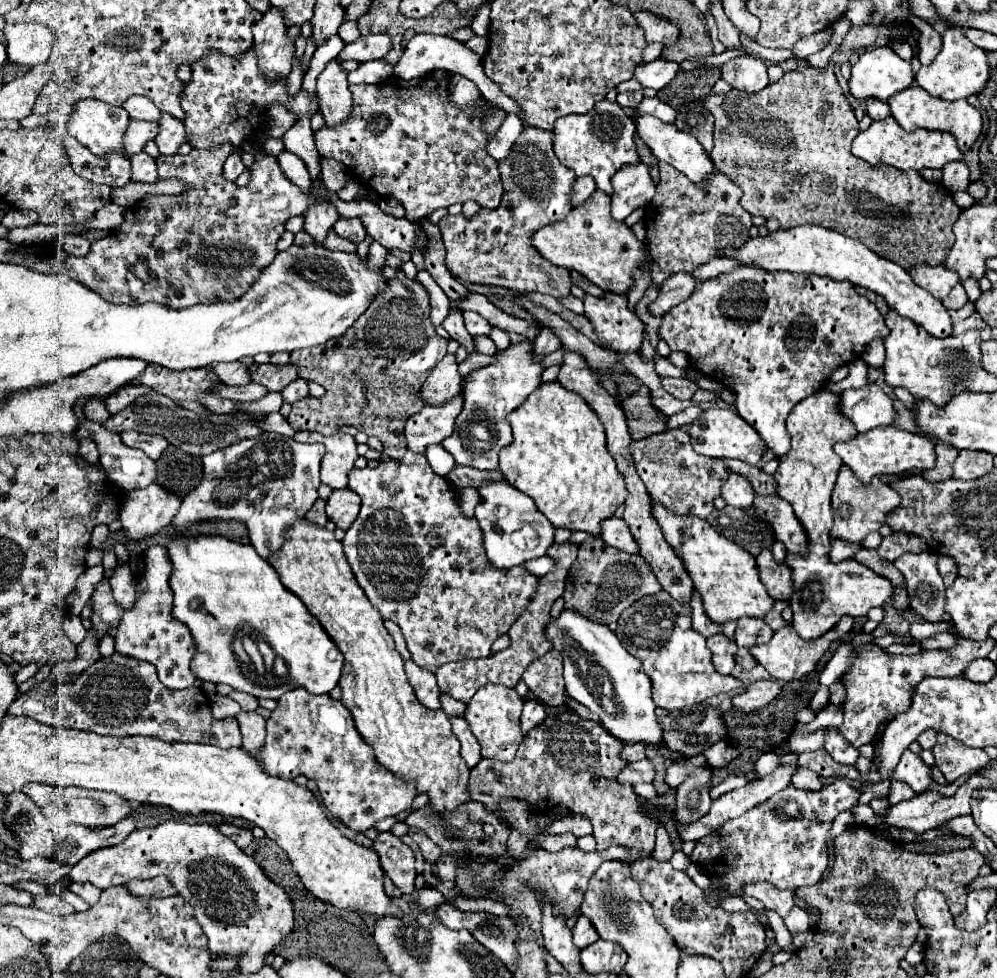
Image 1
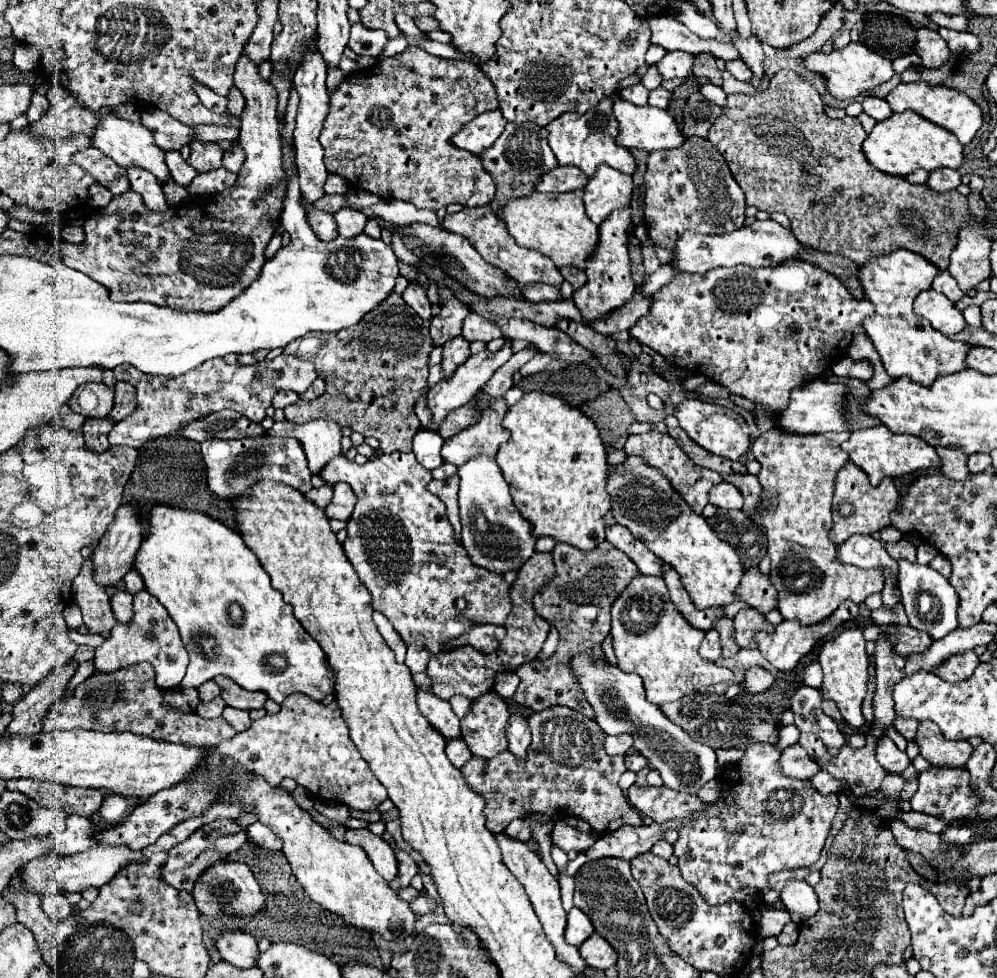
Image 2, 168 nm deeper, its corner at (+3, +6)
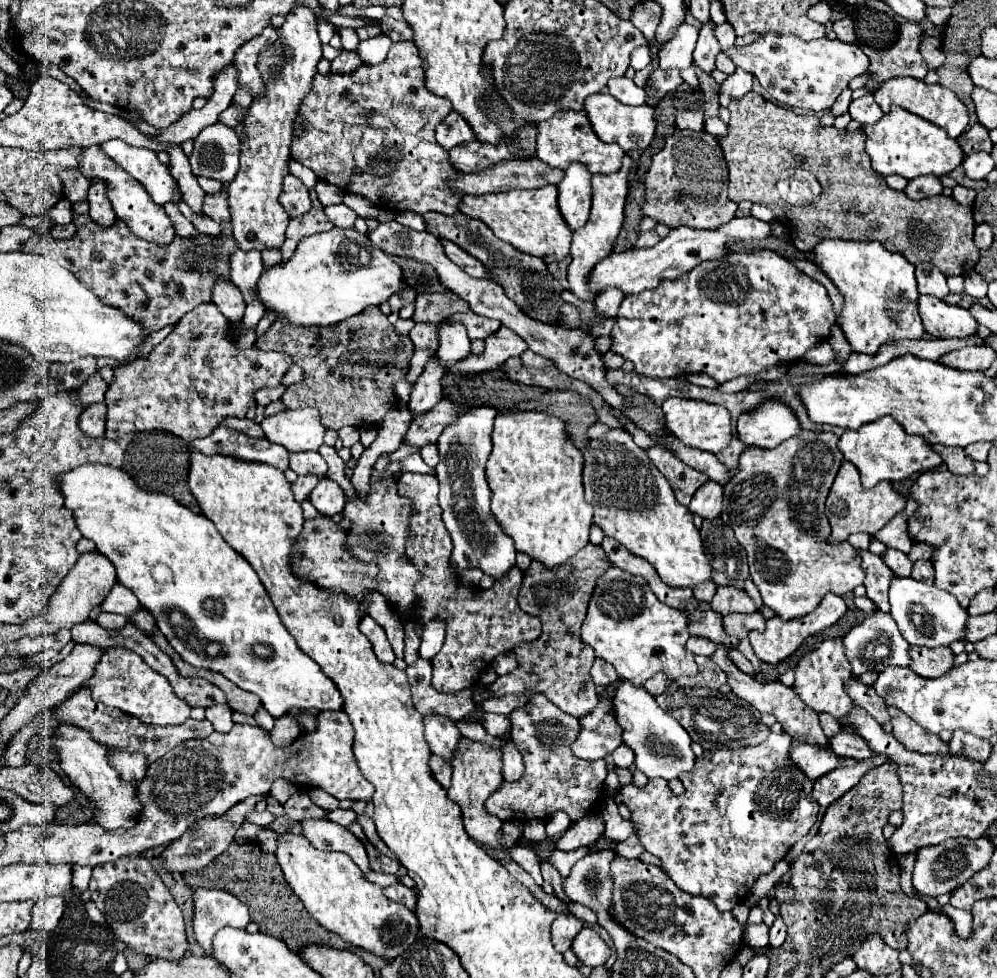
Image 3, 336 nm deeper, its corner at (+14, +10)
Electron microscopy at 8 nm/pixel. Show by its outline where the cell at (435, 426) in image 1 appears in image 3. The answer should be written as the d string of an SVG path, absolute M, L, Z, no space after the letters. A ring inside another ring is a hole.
M502 326L498 332L486 338L486 350L484 354L468 356L466 360L458 362L452 370L462 374L478 374L486 370L496 370L500 364L504 364L508 358L520 356L524 350L528 350L526 342L510 328Z

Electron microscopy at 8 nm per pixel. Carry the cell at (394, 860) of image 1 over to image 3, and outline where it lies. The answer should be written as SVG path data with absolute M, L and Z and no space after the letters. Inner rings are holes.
M326 818L304 820L300 824L302 824L302 836L308 838L314 848L328 850L328 852L344 852L354 860L354 864L358 864L362 872L370 870L368 856L366 856L362 842L352 832L348 832L344 826L334 824Z

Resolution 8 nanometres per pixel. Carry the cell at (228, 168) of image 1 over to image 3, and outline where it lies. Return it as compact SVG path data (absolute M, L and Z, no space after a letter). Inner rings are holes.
M222 122L206 126L194 138L194 150L188 156L194 176L206 176L224 186L234 180L240 164L240 138Z

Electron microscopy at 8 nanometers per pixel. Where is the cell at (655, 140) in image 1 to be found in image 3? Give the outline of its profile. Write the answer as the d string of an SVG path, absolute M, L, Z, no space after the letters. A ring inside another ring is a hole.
M600 92L600 94L588 96L588 100L584 104L584 112L598 138L602 138L604 142L616 142L628 154L640 154L642 150L646 150L650 146L650 142L654 138L654 130L656 130L654 108L650 108L648 104L624 106L608 92Z

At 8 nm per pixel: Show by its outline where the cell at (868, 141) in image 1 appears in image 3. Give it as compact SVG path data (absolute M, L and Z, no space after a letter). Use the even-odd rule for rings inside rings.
M892 106L892 112L884 114L876 124L864 126L864 132L866 152L872 160L872 168L882 176L898 174L906 180L912 180L920 174L944 176L964 160L964 152L958 142L952 140L942 128L916 114L910 114L900 106Z

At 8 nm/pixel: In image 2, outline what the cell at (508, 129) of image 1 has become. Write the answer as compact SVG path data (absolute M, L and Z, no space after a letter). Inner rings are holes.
M491 110L485 114L479 114L475 120L463 126L457 136L453 136L453 144L459 148L465 148L473 154L481 154L485 148L489 148L503 132L507 120L501 116L501 110Z

